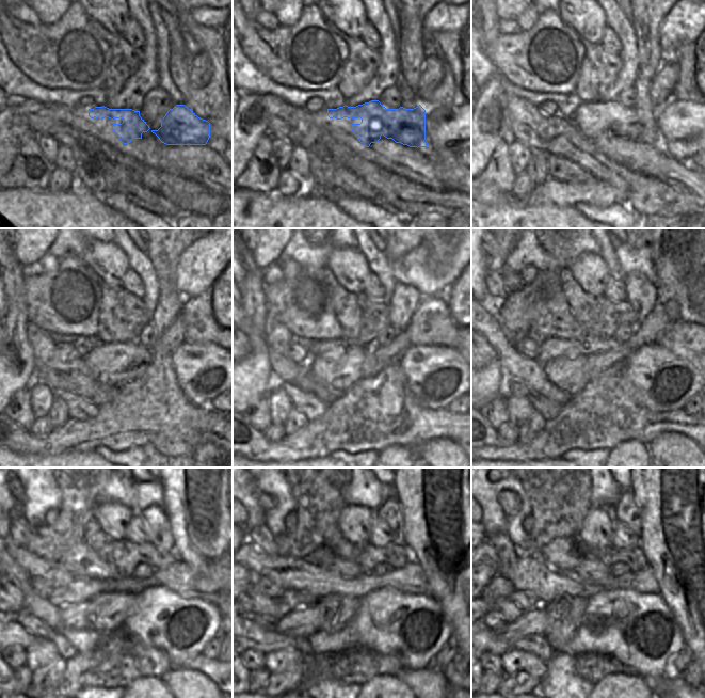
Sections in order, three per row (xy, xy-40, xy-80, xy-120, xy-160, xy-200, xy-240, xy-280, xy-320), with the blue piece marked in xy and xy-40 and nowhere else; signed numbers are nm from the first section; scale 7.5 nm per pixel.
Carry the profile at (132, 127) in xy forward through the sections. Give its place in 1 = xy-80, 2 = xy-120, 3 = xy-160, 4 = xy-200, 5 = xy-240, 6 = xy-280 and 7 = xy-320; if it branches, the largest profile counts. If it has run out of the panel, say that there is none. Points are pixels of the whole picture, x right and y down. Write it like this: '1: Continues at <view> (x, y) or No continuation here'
1: Continues at xy-80 (606, 122)
2: Continues at xy-120 (114, 364)
3: Continues at xy-160 (341, 367)
4: Continues at xy-200 (571, 375)
5: Continues at xy-240 (79, 616)
6: Continues at xy-280 (304, 621)
7: Continues at xy-320 (534, 621)

